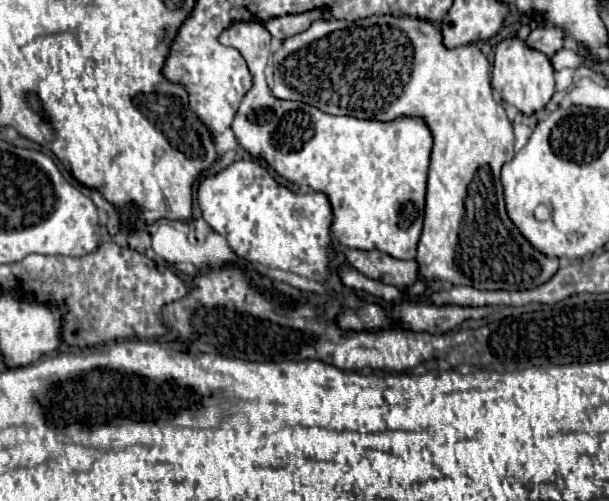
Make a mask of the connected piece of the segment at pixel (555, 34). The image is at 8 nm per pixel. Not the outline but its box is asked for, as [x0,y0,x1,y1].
[526,27,564,55]

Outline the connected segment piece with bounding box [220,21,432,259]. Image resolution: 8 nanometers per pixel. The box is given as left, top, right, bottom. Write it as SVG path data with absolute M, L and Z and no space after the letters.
M236 21L230 29L220 35L220 43L236 47L248 63L254 85L244 95L232 131L236 141L252 155L264 159L280 177L294 185L306 185L312 191L320 191L330 199L334 223L332 237L350 249L378 249L396 259L414 259L416 243L422 231L424 217L424 193L426 193L426 175L432 149L430 129L422 119L402 117L398 121L362 121L356 117L334 117L314 109L312 105L300 101L280 101L272 95L264 69L270 57L271 35L258 21Z

